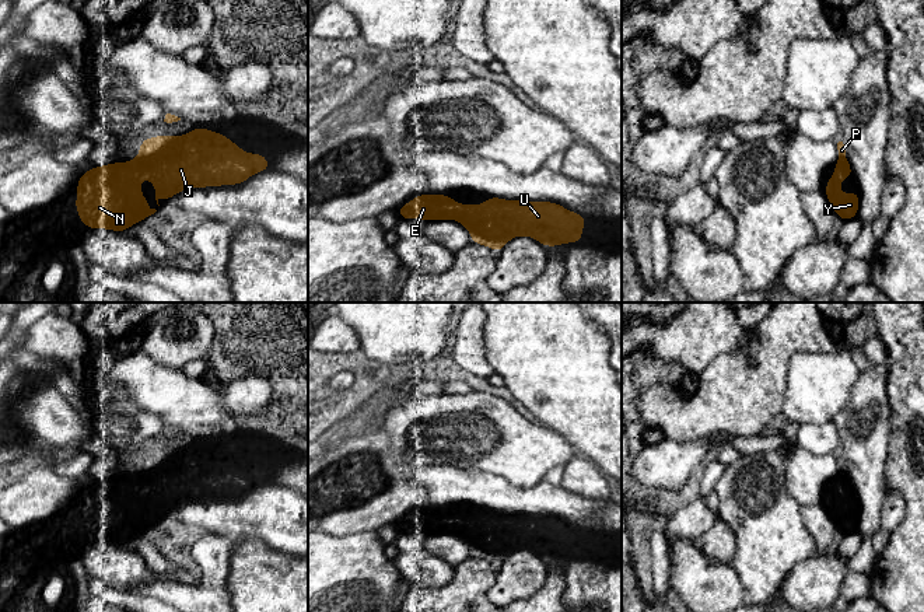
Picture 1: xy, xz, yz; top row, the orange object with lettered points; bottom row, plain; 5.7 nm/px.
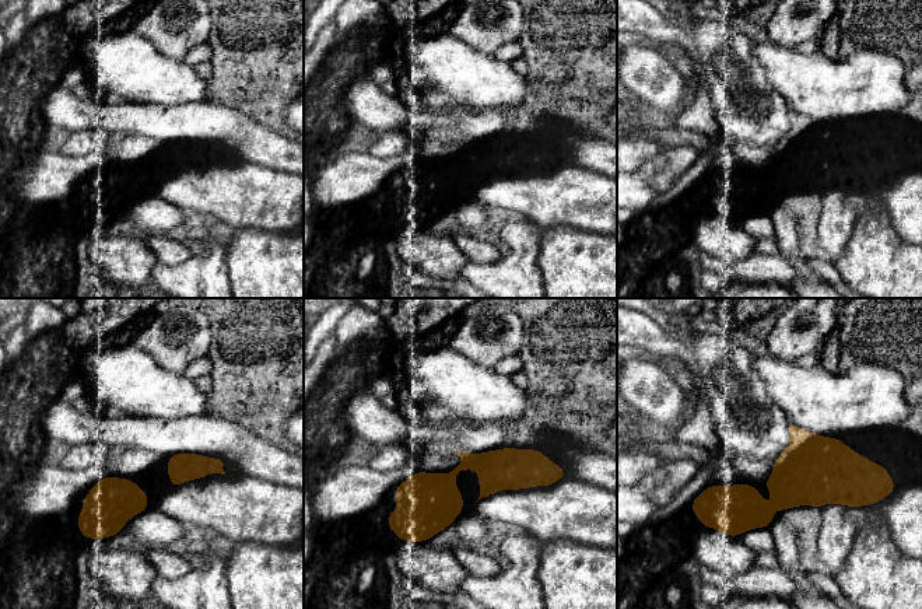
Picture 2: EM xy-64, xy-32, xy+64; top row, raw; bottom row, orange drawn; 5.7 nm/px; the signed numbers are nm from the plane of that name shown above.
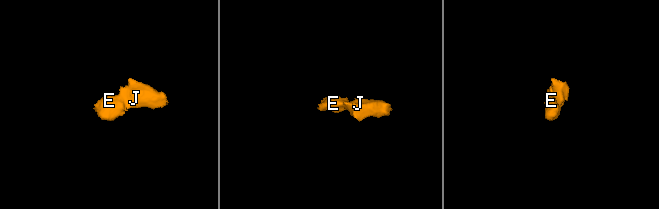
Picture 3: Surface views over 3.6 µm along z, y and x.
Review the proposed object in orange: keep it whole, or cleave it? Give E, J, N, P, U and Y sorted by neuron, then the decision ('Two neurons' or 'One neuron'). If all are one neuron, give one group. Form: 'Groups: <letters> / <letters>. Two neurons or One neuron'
Groups: E J N P U Y. One neuron

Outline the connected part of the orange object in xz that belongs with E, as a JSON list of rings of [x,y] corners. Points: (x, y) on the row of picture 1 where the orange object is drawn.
[[[421,193],[409,203],[396,209],[402,220],[423,218],[427,223],[434,220],[454,218],[470,231],[470,241],[477,245],[491,246],[500,253],[504,245],[514,237],[528,235],[546,248],[567,242],[582,242],[585,216],[570,211],[553,202],[505,200],[490,196],[483,204],[458,204],[449,195]]]

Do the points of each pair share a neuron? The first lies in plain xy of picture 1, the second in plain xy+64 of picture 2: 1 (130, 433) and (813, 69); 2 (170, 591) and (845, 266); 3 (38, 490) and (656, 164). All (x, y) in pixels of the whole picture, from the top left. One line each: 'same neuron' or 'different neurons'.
1: different neurons
2: different neurons
3: same neuron

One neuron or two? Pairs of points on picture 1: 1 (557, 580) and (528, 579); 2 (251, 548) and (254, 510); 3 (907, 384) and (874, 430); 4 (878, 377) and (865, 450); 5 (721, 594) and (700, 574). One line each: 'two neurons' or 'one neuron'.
1: two neurons
2: two neurons
3: two neurons
4: one neuron
5: one neuron

